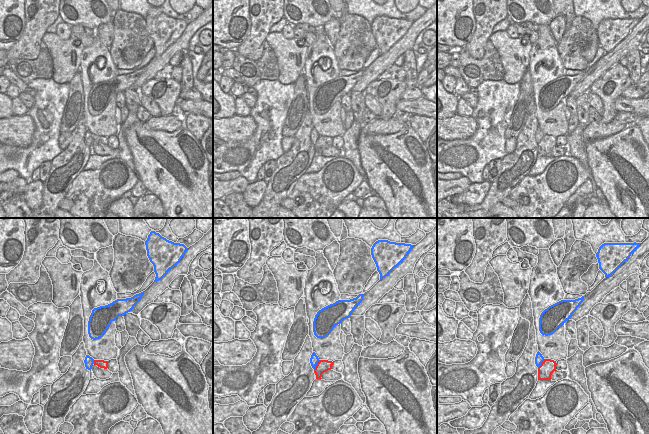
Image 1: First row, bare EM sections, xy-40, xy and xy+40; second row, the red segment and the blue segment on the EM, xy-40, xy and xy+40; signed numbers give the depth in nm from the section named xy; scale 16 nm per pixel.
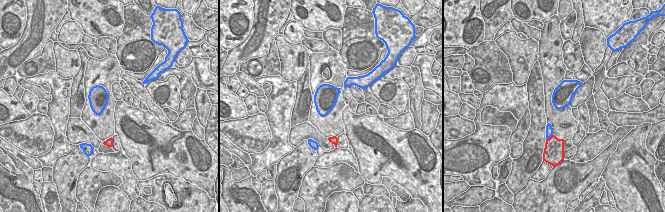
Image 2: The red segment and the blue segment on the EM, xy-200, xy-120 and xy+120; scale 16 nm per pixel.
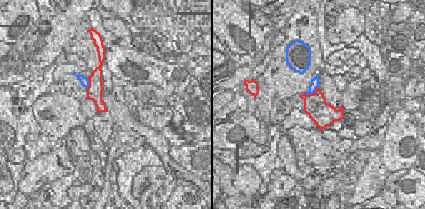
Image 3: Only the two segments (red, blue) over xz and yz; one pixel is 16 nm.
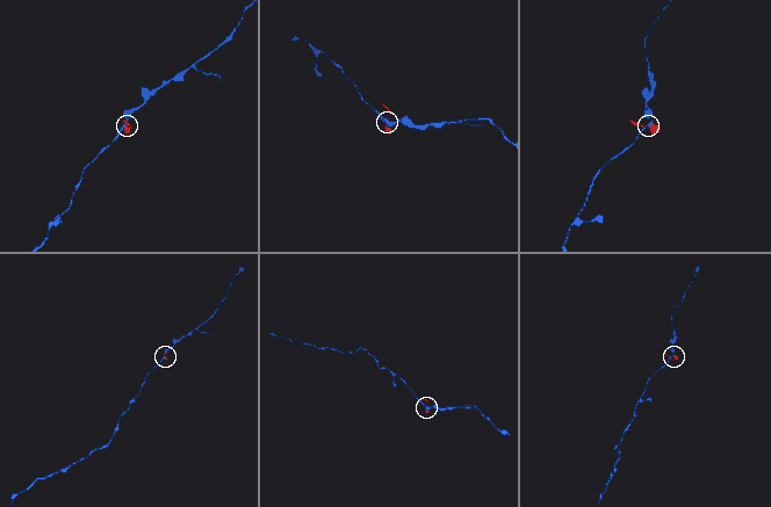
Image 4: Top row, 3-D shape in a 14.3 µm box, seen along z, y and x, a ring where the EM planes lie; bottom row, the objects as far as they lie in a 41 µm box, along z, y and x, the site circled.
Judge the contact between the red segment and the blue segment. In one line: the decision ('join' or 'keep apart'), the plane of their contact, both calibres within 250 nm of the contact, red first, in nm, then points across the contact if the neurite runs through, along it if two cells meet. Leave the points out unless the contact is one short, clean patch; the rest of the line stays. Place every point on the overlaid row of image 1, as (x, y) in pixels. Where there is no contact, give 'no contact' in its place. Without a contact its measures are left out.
keep apart; meets red in xy; 200 nm thick on the red side, 140 nm on the other; border along xy (319, 360), (314, 369)

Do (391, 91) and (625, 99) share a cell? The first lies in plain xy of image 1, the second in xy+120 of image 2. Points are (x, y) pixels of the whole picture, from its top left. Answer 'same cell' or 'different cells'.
different cells

